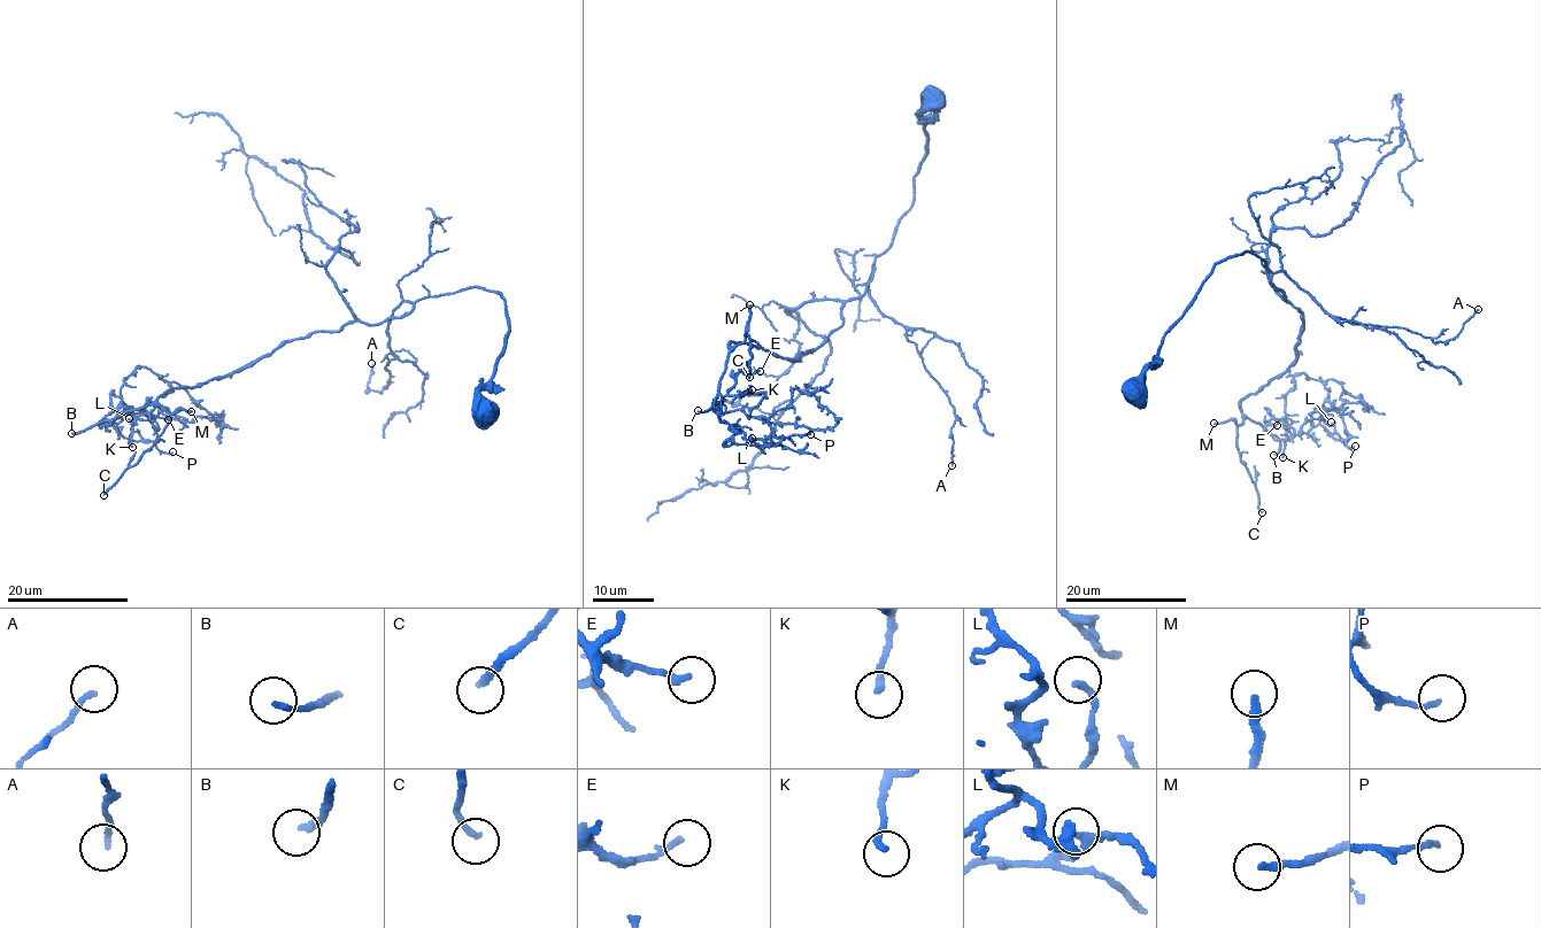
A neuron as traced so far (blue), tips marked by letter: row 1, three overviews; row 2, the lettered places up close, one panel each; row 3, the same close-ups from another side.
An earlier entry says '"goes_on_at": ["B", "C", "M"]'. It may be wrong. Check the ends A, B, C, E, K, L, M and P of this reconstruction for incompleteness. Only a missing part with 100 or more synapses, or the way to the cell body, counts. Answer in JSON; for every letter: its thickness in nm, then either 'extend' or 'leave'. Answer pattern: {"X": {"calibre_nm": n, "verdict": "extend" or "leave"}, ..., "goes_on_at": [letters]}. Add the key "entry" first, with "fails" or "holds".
{"entry": "holds", "A": {"calibre_nm": 150, "verdict": "leave"}, "B": {"calibre_nm": 180, "verdict": "extend"}, "C": {"calibre_nm": 200, "verdict": "extend"}, "E": {"calibre_nm": 190, "verdict": "leave"}, "K": {"calibre_nm": 200, "verdict": "leave"}, "L": {"calibre_nm": 260, "verdict": "leave"}, "M": {"calibre_nm": 240, "verdict": "extend"}, "P": {"calibre_nm": 150, "verdict": "leave"}, "goes_on_at": ["B", "C", "M"]}

